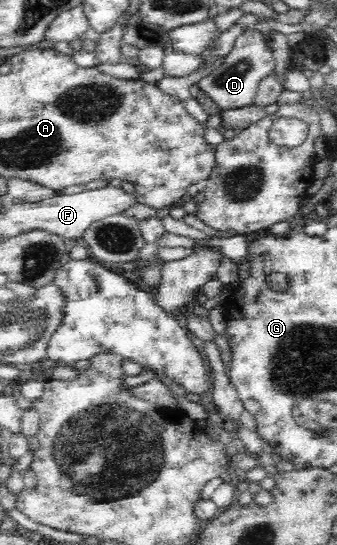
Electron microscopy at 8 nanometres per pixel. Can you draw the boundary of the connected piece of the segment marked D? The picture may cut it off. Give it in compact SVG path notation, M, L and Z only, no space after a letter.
M247 28L242 35L236 38L233 48L224 58L221 66L212 70L205 78L201 78L197 82L197 86L222 111L254 105L259 84L265 78L274 76L275 58L273 54L275 54L275 50L271 48L271 44L267 41L266 36L255 29Z

